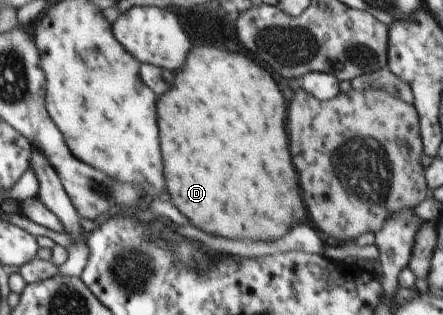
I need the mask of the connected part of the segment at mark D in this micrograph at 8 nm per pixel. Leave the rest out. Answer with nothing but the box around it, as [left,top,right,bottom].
[158,47,309,241]

